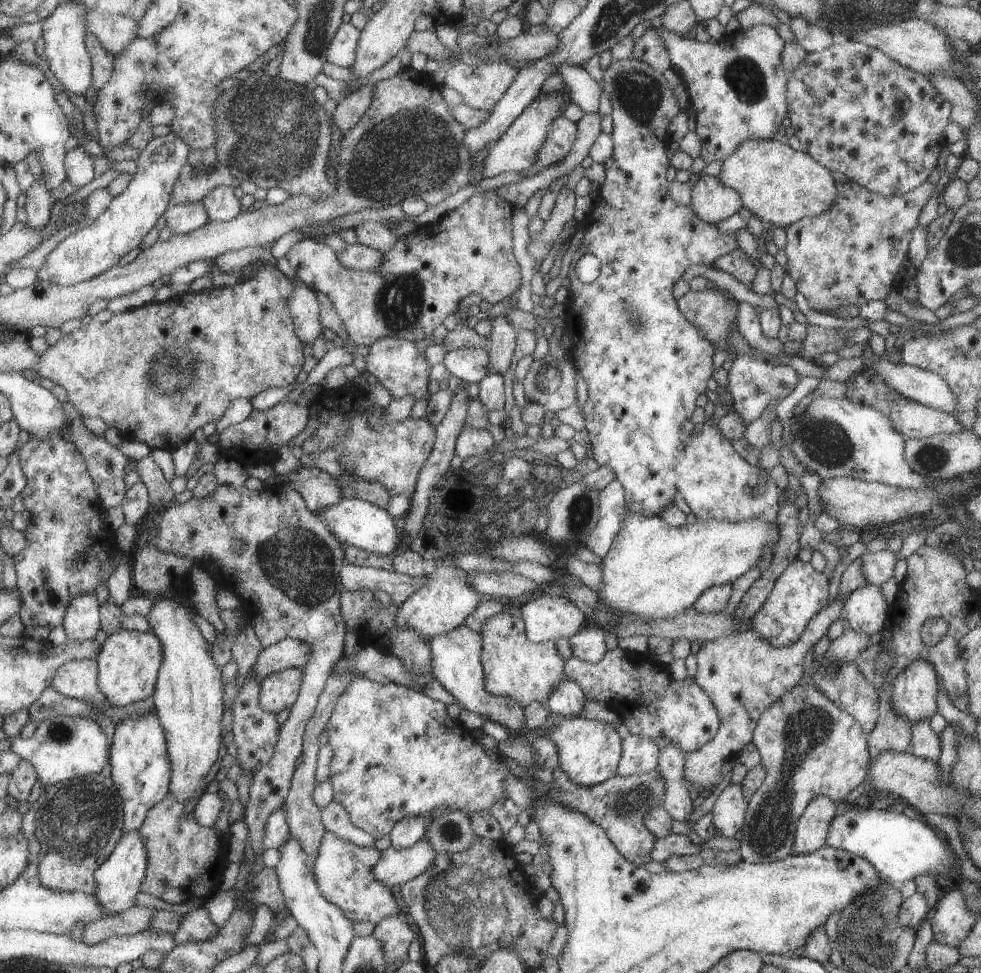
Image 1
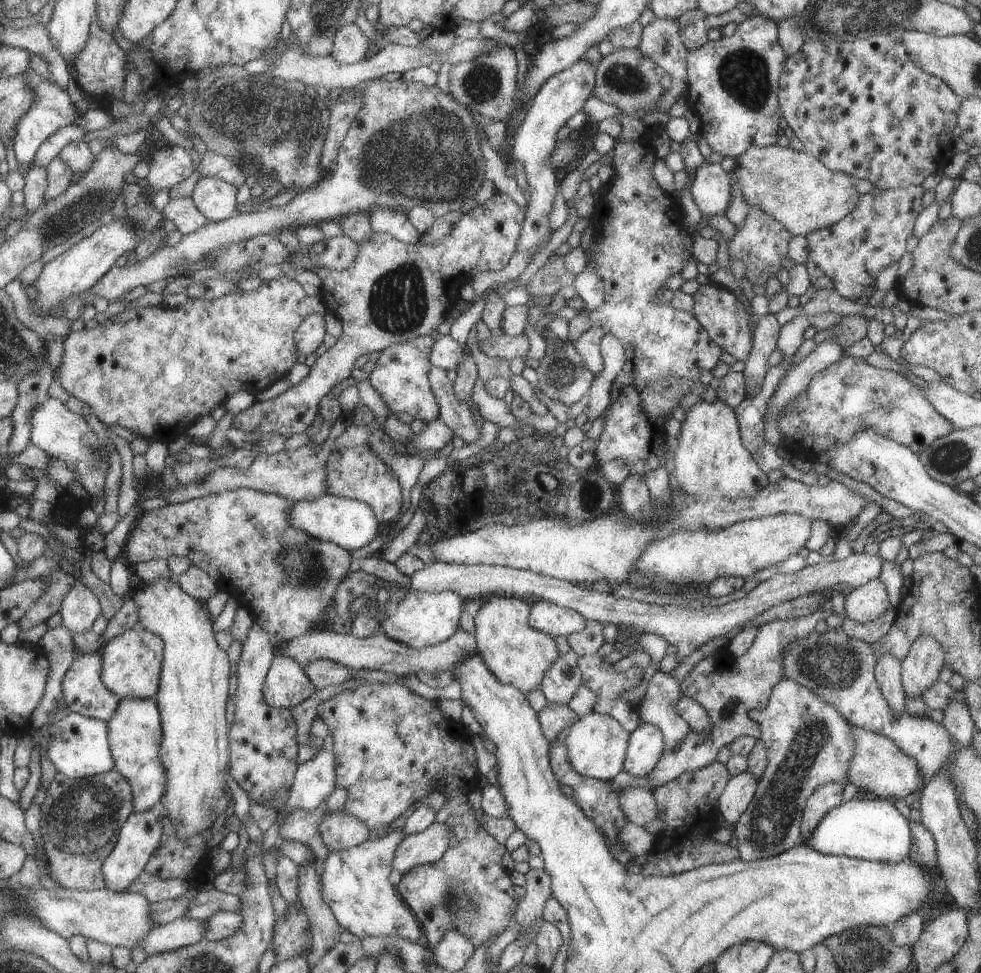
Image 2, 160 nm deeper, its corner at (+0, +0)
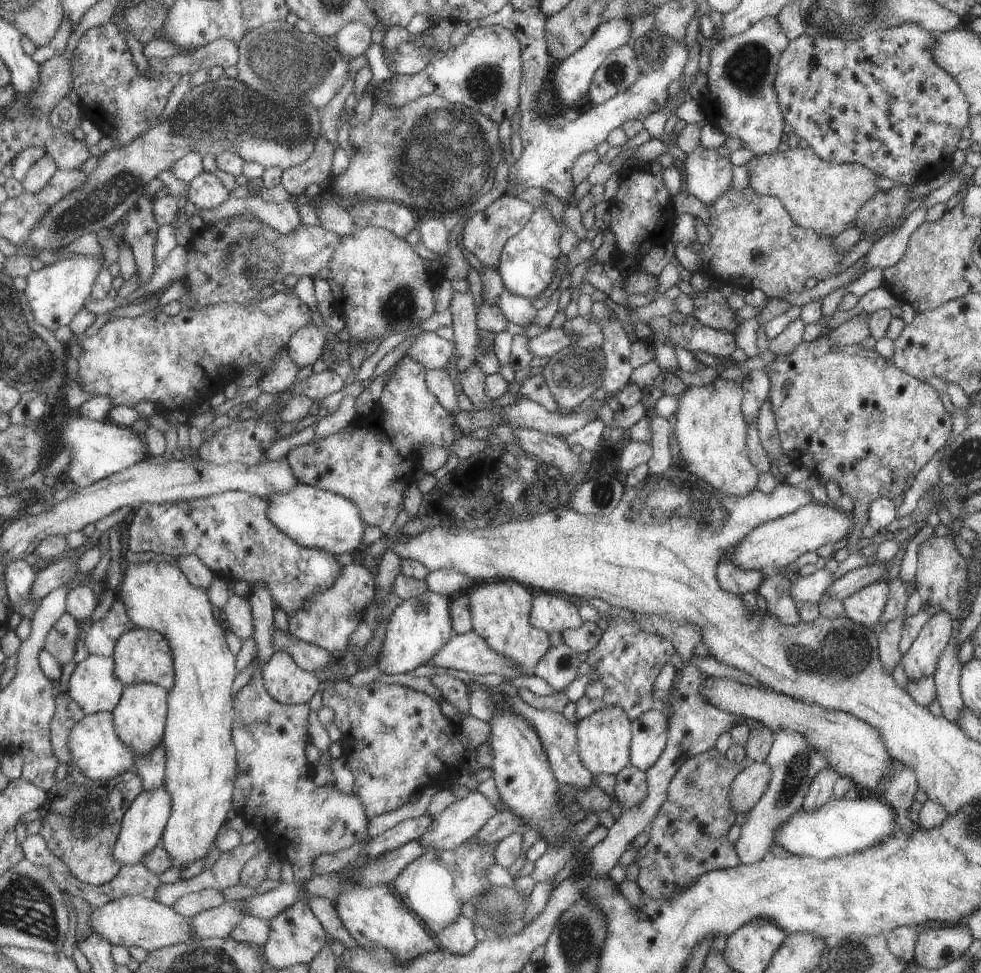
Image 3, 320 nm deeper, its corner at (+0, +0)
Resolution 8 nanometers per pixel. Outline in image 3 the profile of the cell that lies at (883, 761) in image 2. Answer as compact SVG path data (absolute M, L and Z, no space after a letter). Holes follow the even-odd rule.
M707 677L700 688L700 697L723 712L758 721L772 732L785 729L803 735L807 744L826 759L829 767L840 775L851 777L854 784L865 788L876 788L882 774L886 773L893 761L878 732L867 723L850 714L826 709L817 703L794 699L770 687L746 685L725 677Z

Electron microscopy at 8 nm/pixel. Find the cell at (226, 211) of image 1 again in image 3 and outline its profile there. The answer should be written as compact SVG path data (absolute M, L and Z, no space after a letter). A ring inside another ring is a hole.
M202 171L196 174L188 183L188 191L184 199L207 210L219 206L228 198L228 191L215 175Z

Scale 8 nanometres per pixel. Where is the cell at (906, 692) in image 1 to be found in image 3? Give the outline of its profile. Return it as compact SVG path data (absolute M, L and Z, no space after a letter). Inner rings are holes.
M945 611L935 613L926 621L913 644L901 657L900 663L907 678L916 681L934 673L954 626L955 620Z

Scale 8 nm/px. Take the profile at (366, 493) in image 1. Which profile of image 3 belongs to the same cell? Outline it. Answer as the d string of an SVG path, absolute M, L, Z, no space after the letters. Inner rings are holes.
M403 356L391 369L394 373L382 388L378 405L371 414L357 417L351 424L329 436L312 438L306 444L295 446L288 450L285 456L291 472L299 483L307 483L321 490L343 495L343 498L358 507L362 522L367 523L367 526L377 526L383 535L395 526L395 522L399 522L399 510L404 509L403 489L409 482L417 481L416 468L422 461L422 458L418 457L419 448L423 445L433 445L447 450L451 442L464 436L471 437L473 433L473 431L462 432L456 424L453 424L451 413L429 392L424 379L427 371L419 362Z

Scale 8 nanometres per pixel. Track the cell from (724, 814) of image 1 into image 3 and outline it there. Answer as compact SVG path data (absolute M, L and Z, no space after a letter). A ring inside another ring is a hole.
M764 760L747 765L731 784L728 799L732 810L745 812L753 808L765 792L769 779L770 768Z

